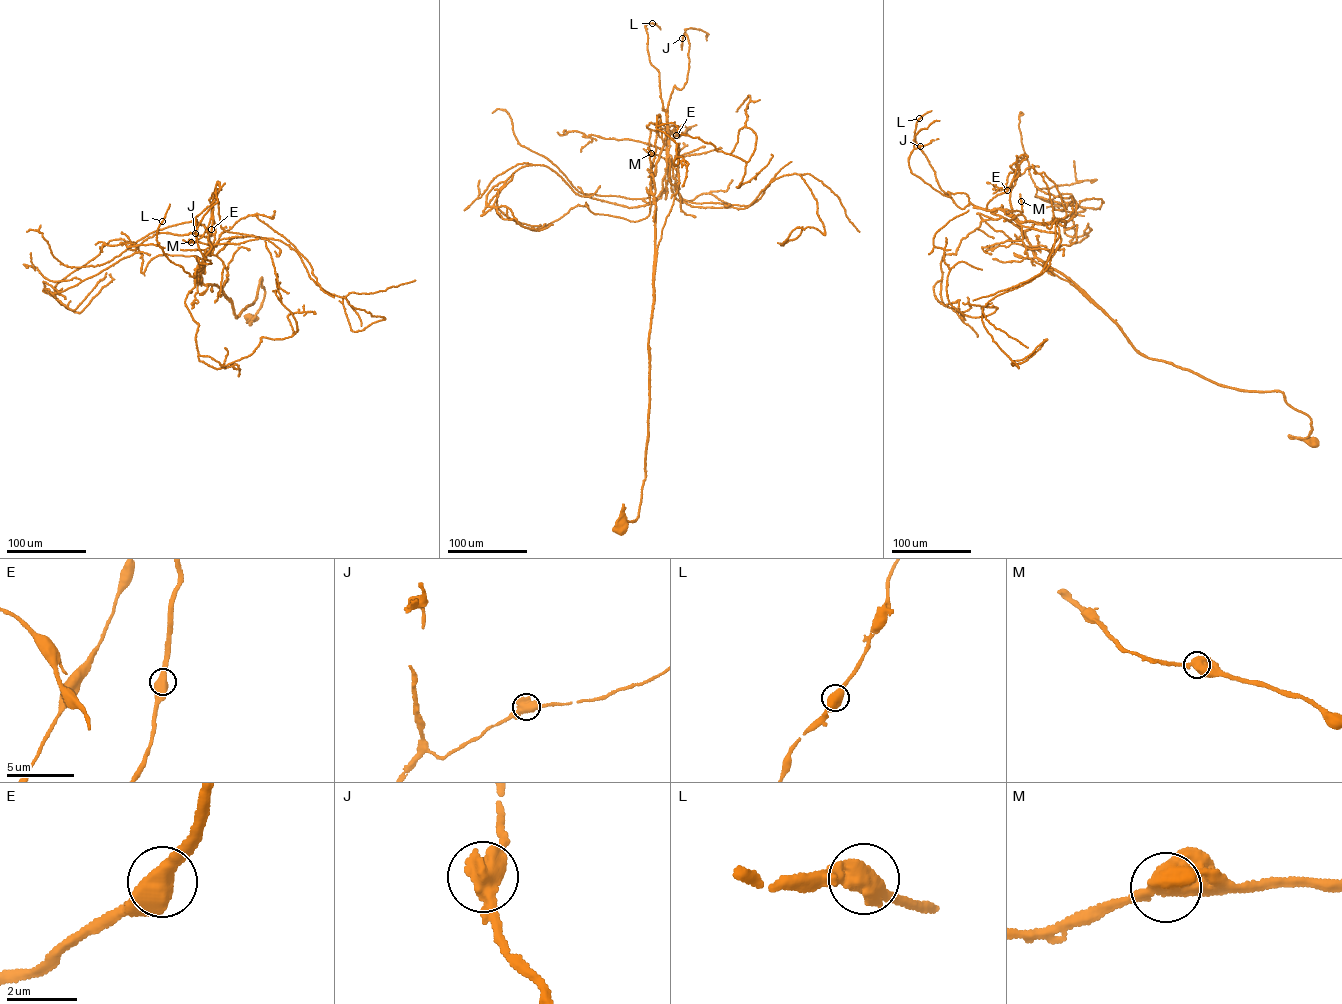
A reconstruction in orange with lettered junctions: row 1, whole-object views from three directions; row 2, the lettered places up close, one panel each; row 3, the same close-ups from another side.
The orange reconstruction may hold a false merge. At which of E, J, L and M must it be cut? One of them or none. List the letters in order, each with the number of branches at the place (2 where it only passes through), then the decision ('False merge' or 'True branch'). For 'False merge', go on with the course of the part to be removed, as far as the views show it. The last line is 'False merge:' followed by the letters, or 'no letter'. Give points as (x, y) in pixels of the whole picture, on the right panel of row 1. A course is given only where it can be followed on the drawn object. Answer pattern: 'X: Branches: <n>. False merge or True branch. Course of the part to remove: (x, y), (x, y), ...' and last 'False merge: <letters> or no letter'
E: Branches: 2. True branch
J: Branches: 2. True branch
L: Branches: 2. True branch
M: Branches: 2. True branch
False merge: no letter

